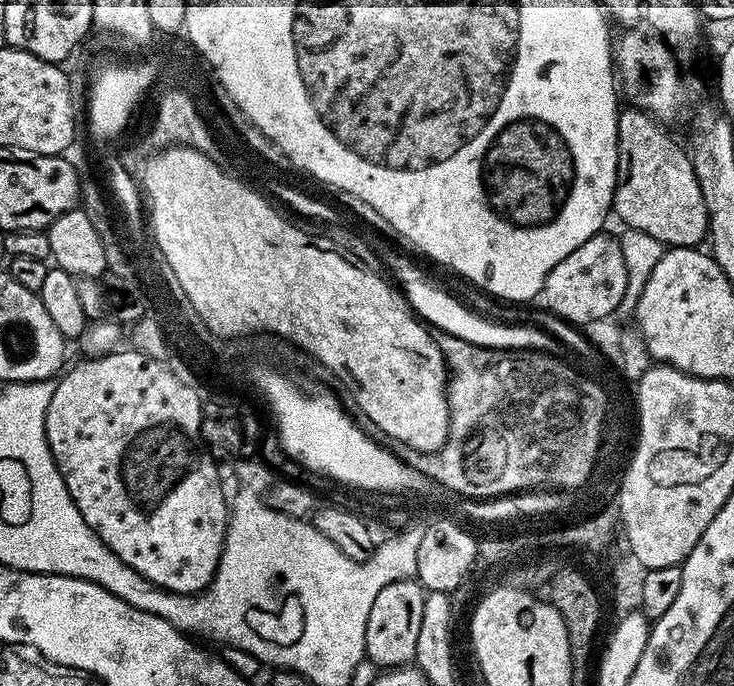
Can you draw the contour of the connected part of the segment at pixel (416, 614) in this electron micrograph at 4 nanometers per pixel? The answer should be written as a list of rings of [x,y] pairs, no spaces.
[[[418,579],[399,580],[385,586],[374,606],[370,609],[370,618],[366,618],[365,657],[380,670],[403,668],[411,665],[418,650],[418,629],[422,626],[422,606],[426,591]]]

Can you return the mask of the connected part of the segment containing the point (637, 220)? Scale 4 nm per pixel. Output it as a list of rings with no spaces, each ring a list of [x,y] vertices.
[[[625,107],[616,117],[616,189],[612,212],[624,228],[650,234],[668,248],[694,248],[705,243],[708,234],[706,198],[698,186],[689,149],[667,132],[651,112]]]

